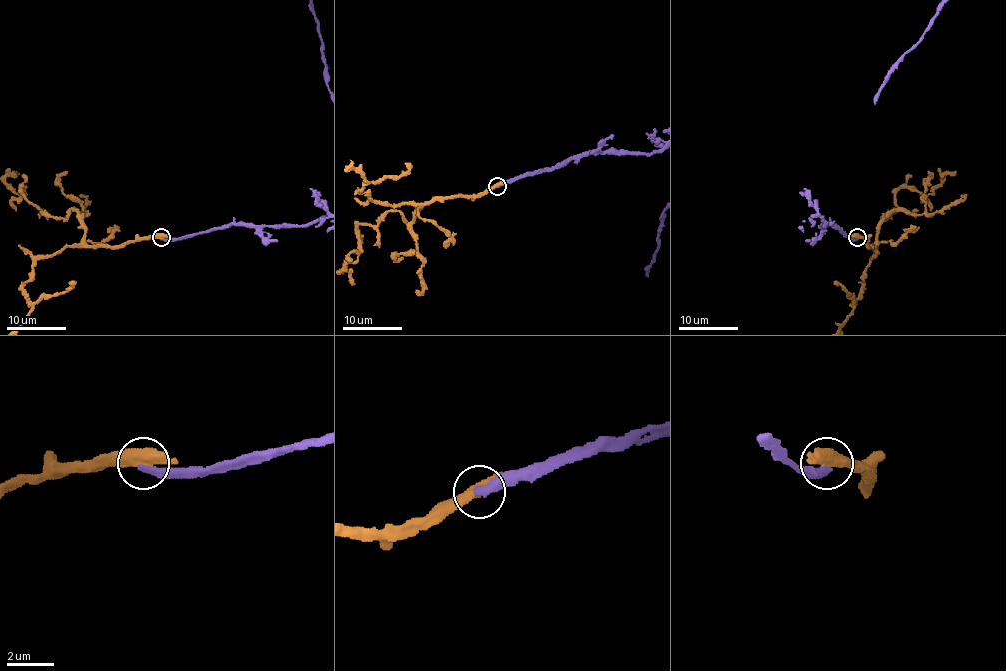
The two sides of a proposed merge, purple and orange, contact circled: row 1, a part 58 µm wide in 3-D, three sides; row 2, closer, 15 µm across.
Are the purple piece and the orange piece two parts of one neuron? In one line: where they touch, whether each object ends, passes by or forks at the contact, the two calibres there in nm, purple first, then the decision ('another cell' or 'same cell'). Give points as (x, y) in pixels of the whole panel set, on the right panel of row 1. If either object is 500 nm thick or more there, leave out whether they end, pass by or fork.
at (857, 237); purple ends there; orange passes by; 360 nm thick on the purple side, 480 nm on the other; another cell

